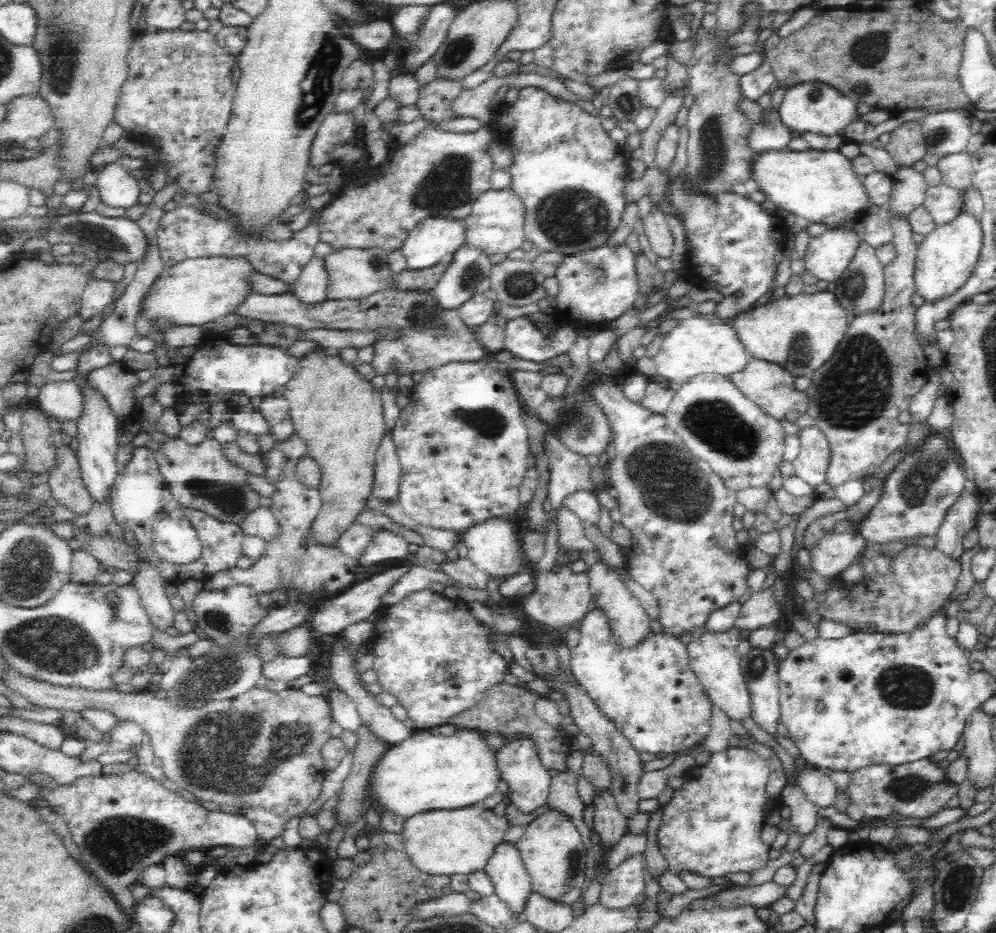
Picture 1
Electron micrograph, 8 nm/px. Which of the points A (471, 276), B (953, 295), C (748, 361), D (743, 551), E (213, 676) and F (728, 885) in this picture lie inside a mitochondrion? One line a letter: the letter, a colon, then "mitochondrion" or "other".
A: mitochondrion
B: other
C: other
D: other
E: mitochondrion
F: other

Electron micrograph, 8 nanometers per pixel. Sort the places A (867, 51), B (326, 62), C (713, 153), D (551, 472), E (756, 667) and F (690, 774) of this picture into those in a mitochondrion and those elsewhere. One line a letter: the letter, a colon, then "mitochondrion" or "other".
A: mitochondrion
B: mitochondrion
C: mitochondrion
D: other
E: mitochondrion
F: other

